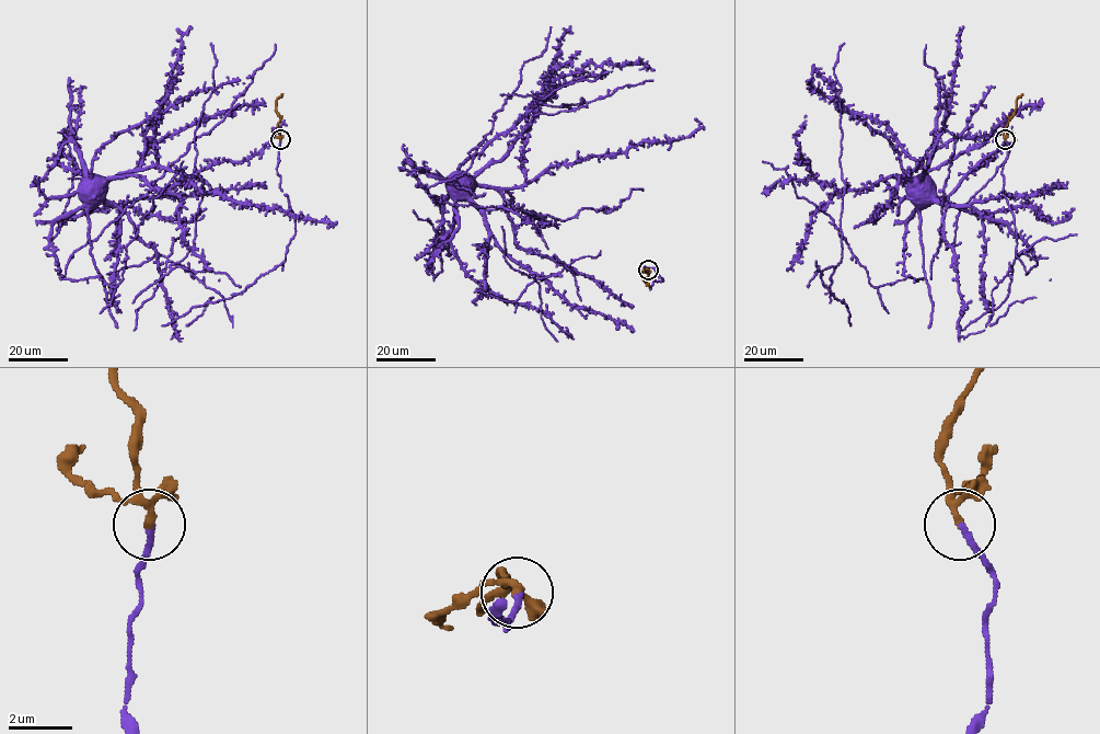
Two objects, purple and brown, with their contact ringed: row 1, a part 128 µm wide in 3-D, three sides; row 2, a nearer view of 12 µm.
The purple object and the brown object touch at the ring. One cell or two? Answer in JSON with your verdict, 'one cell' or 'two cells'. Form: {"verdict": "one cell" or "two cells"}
{"verdict": "one cell"}

